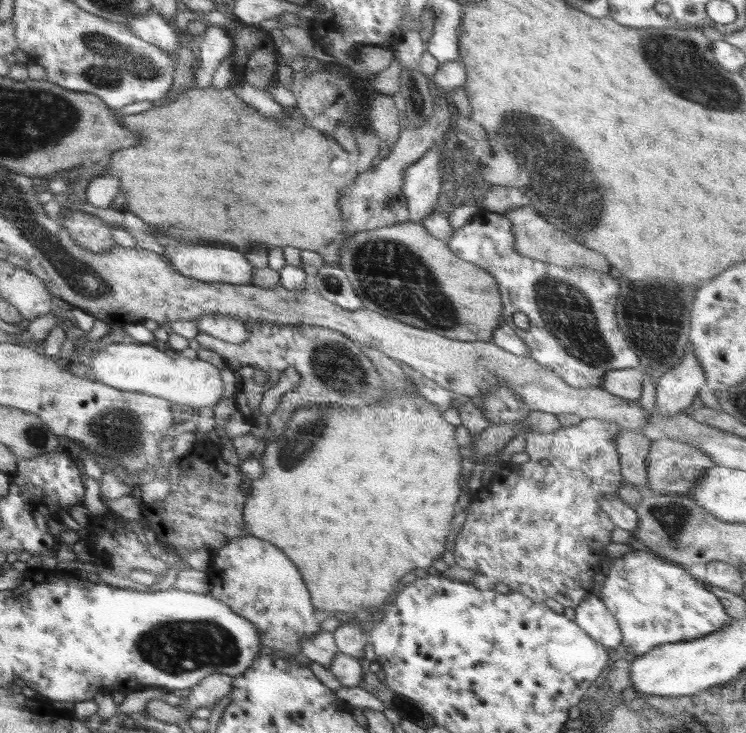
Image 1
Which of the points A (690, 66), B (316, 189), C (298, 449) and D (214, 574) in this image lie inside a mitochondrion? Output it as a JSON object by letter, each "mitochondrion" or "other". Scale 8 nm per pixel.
{"A":"mitochondrion","B":"other","C":"mitochondrion","D":"other"}

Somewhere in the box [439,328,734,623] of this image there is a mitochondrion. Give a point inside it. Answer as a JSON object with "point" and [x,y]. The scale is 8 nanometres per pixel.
{"point":[676,520]}

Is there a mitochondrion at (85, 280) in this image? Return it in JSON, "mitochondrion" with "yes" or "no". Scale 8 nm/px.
{"mitochondrion":"yes"}

